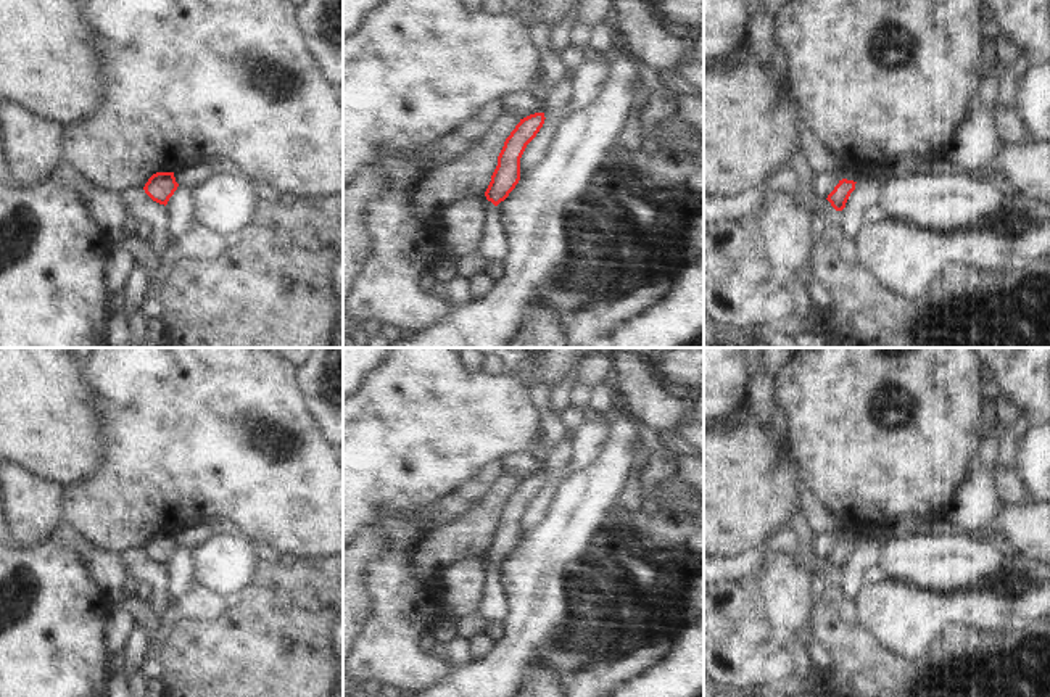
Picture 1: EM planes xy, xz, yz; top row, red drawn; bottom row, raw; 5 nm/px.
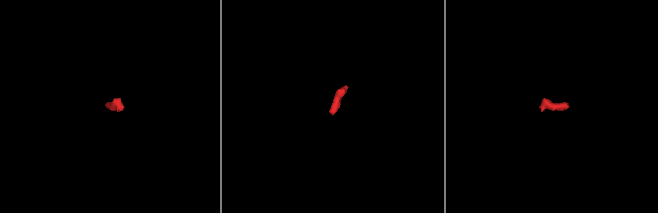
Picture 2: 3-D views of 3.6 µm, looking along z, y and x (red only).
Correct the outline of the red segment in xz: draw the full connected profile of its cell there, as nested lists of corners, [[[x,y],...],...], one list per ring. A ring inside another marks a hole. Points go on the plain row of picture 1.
[[[544,473],[530,475],[515,486],[506,499],[498,517],[498,526],[485,552],[485,588],[478,604],[478,615],[485,621],[501,618],[506,612],[506,600],[496,588],[496,567],[504,562],[520,541],[520,518],[527,505],[536,497],[544,485]]]

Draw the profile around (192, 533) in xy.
[[[187,520],[180,530],[174,533],[176,542],[187,549],[195,549],[203,541],[211,538],[208,523]]]

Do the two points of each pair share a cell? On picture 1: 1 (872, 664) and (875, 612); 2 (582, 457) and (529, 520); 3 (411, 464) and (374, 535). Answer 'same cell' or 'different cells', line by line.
1: different cells
2: same cell
3: different cells

